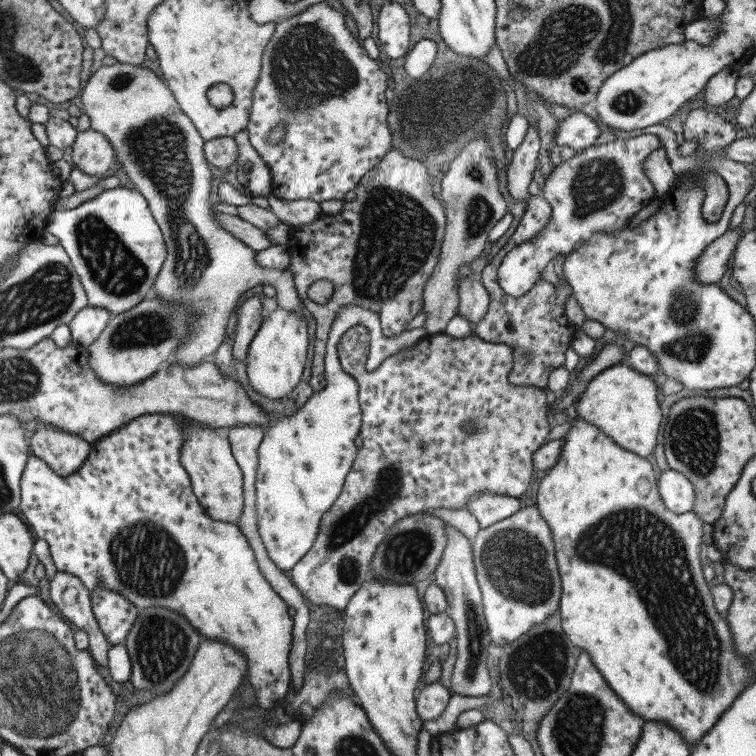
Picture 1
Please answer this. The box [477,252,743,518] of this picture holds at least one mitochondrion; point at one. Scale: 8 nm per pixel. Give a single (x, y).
(694, 437)

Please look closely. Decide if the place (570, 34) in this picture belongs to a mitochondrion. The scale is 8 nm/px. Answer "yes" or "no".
yes

